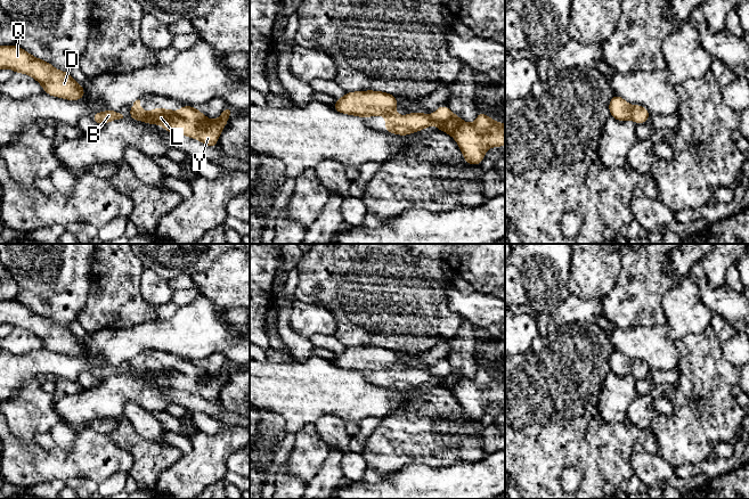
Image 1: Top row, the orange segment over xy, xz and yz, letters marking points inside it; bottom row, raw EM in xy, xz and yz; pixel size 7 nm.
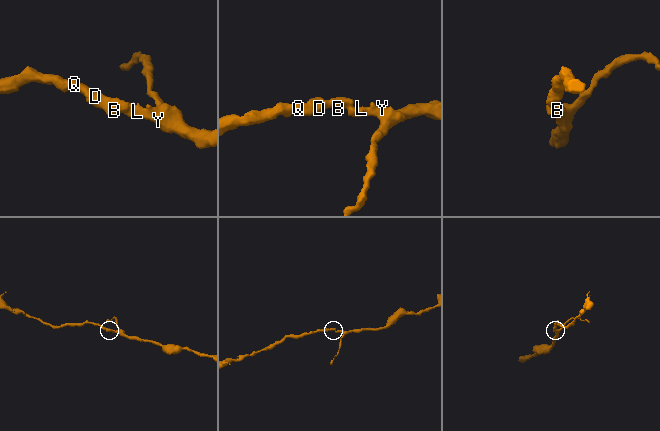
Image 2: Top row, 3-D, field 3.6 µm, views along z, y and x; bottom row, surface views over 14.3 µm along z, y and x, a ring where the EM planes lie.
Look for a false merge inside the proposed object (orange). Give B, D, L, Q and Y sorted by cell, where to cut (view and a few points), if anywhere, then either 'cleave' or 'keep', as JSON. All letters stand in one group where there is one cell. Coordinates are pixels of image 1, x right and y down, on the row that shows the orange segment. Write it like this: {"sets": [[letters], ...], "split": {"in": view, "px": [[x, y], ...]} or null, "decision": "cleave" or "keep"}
{"sets": [["B", "D", "L", "Q", "Y"]], "split": null, "decision": "keep"}

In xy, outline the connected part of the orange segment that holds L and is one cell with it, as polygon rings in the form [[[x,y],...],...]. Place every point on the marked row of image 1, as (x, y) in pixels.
[[[136,100],[130,107],[130,117],[147,124],[157,123],[171,133],[187,136],[217,149],[217,140],[228,123],[233,108],[227,106],[218,120],[209,120],[195,107],[182,105],[179,112],[165,108],[154,108],[145,113],[140,100]]]

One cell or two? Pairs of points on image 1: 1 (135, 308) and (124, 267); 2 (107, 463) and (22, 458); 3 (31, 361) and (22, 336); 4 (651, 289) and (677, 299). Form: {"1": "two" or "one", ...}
{"1": "one", "2": "one", "3": "two", "4": "two"}

